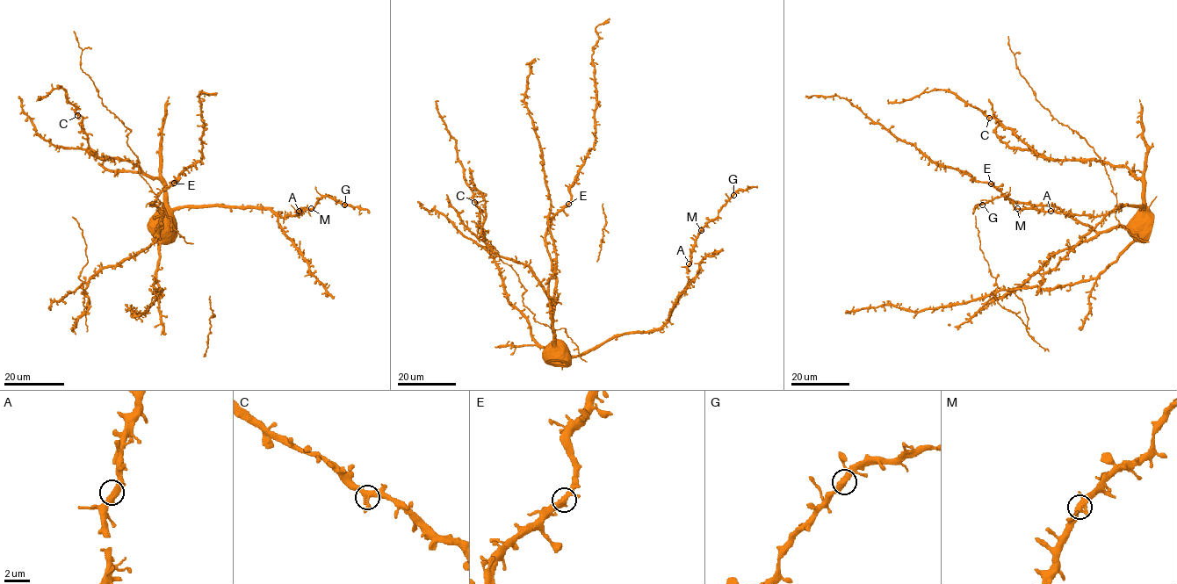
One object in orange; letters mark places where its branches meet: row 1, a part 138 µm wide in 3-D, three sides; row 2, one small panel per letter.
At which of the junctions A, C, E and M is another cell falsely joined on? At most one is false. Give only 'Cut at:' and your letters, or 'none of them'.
Cut at: none of them

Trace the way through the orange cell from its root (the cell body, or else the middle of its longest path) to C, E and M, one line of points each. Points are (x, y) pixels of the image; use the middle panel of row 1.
C: (566, 352), (555, 355), (544, 349), (533, 338), (529, 320), (509, 301), (474, 202)
E: (566, 352), (555, 337), (553, 328), (555, 274), (551, 268), (545, 232), (550, 220), (568, 203)
M: (566, 352), (568, 356), (583, 355), (620, 335), (656, 331), (669, 317), (688, 282), (690, 252), (701, 229)

